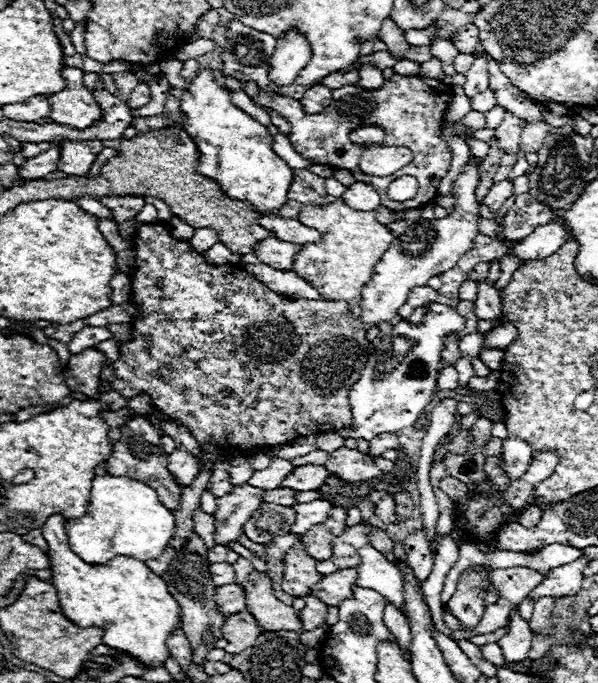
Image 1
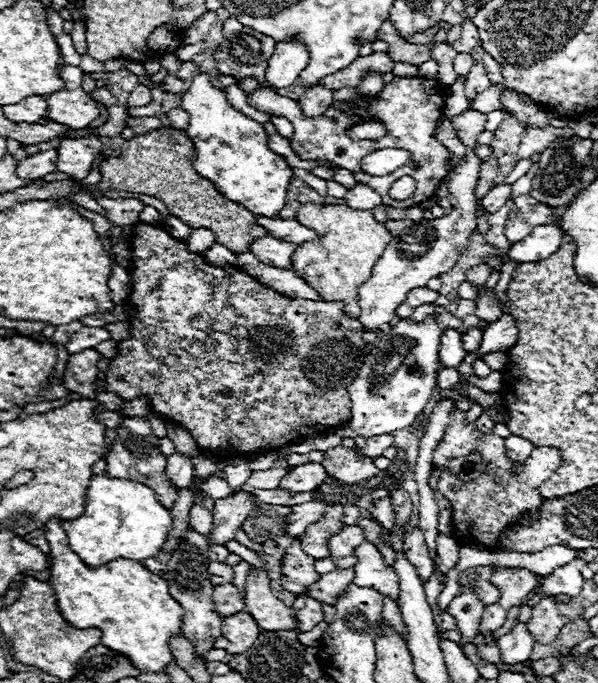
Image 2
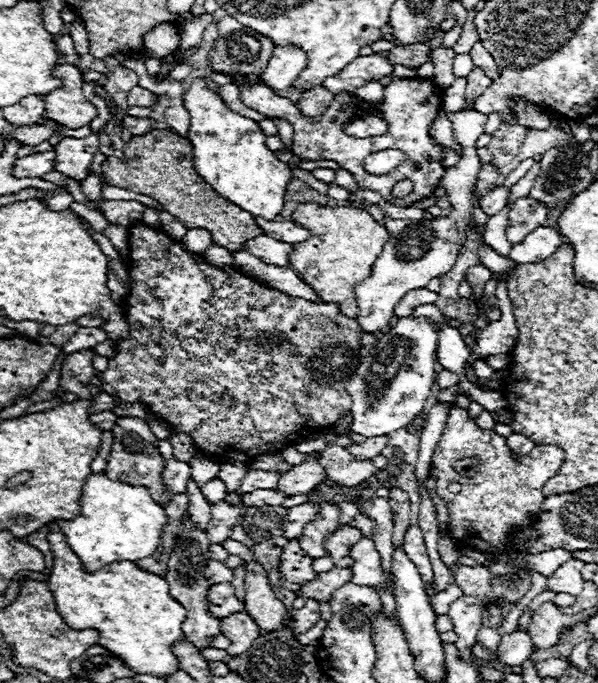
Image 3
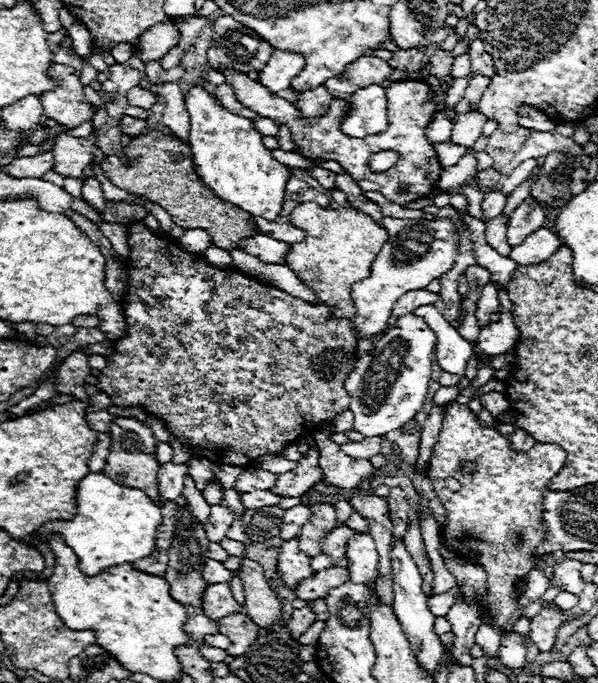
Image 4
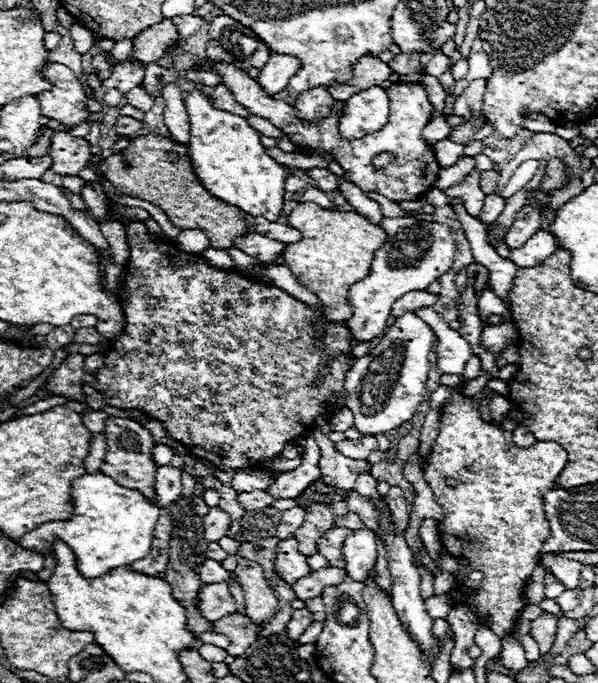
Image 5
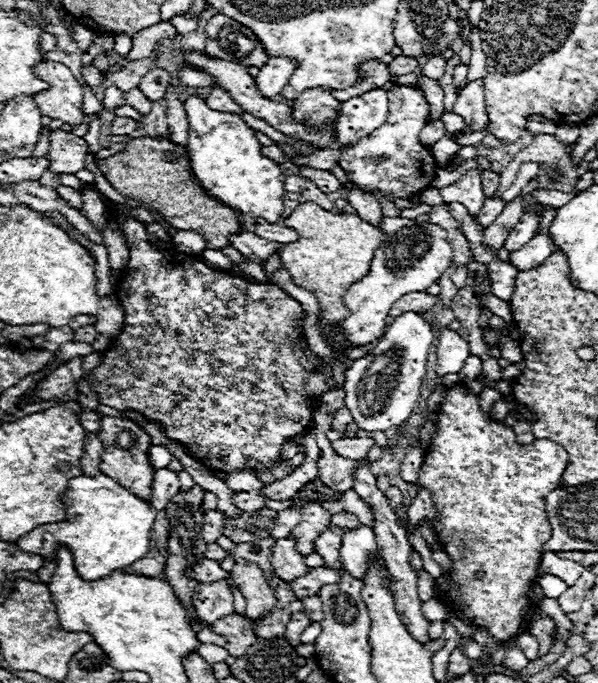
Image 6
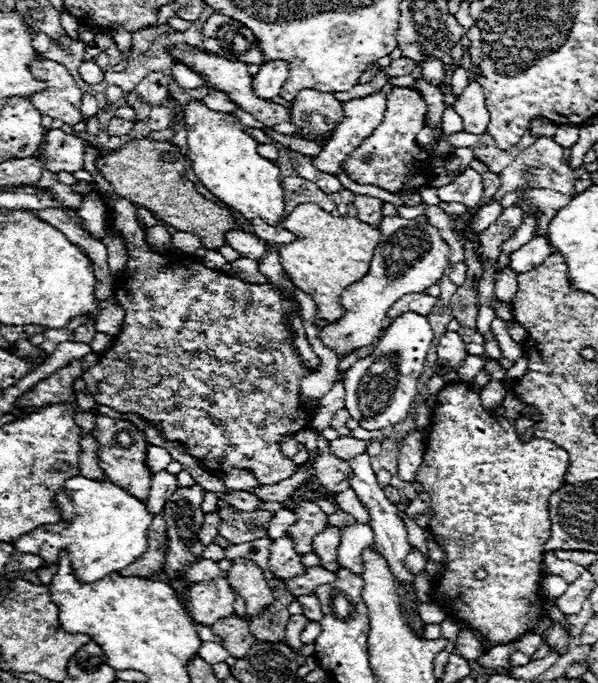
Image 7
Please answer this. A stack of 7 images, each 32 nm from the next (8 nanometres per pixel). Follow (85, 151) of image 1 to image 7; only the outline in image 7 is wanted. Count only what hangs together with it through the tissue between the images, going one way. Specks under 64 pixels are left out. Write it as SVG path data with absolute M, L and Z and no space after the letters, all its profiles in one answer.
M48 130L46 132L46 146L42 150L42 154L38 156L40 160L44 160L44 168L48 172L76 172L82 170L84 166L84 140L72 136L72 134L64 134L62 130Z

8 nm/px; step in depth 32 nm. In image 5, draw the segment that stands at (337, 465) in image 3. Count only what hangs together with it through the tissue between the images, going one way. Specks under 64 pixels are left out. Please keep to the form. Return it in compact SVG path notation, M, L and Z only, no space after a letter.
M314 428L312 436L318 442L320 452L322 452L318 468L320 468L324 484L340 488L340 490L352 490L354 482L356 482L356 476L362 470L371 470L371 465L366 460L346 458L340 452L336 452L334 444L328 440L328 434L318 436L318 430Z

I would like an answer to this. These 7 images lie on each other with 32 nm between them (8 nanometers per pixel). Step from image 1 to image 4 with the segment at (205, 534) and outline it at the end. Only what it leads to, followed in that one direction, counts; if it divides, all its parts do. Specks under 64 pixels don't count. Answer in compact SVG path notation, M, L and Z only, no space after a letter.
M190 474L184 478L184 492L182 492L182 494L184 494L186 500L188 500L188 506L190 506L192 516L198 518L198 520L204 524L206 518L210 516L210 506L206 504L204 496L198 492L198 488L196 488L196 484L194 484L194 480L192 480Z

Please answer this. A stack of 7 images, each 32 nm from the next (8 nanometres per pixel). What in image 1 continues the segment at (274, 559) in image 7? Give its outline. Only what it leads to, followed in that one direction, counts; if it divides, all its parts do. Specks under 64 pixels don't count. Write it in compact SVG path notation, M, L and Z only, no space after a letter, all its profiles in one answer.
M302 542L294 544L292 550L288 550L284 556L282 588L296 598L310 596L310 588L322 580L322 574L318 574L314 566L316 566L316 560L304 552Z

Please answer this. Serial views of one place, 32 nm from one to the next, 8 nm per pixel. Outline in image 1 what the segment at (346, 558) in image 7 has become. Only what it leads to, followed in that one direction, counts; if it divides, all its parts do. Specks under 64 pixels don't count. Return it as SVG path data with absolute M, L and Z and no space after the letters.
M366 544L360 548L360 564L356 566L358 570L358 580L356 584L362 588L374 588L390 600L398 610L402 610L404 598L402 598L402 578L400 572L394 564L390 564L382 552L378 552L372 544Z

